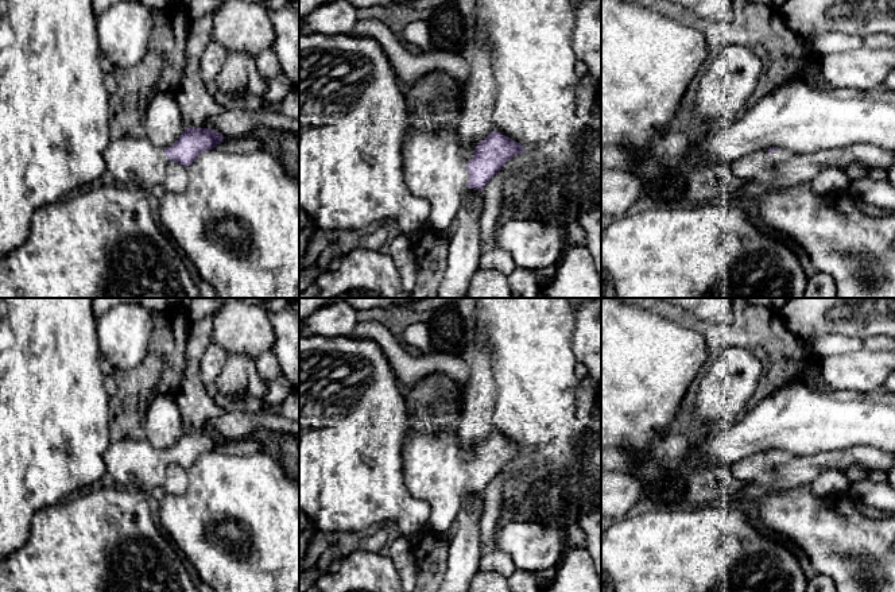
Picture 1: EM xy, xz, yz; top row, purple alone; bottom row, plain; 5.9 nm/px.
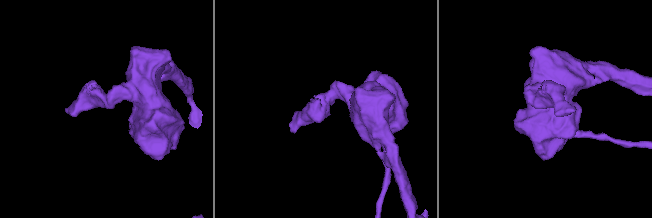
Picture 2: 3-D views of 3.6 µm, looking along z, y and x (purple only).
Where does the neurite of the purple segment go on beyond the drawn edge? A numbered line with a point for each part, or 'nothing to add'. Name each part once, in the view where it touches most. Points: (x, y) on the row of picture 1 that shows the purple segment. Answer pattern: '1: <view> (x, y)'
1: xz (436, 162)

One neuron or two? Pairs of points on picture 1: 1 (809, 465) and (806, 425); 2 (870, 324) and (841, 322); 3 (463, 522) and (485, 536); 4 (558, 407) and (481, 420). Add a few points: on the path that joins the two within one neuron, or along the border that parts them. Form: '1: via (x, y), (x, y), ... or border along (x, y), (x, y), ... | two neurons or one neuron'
1: border along (839, 449), (794, 456) | two neurons
2: via (863, 322), (848, 322) | one neuron
3: border along (479, 515), (479, 542), (484, 549) | two neurons
4: border along (495, 387), (492, 430) | two neurons

